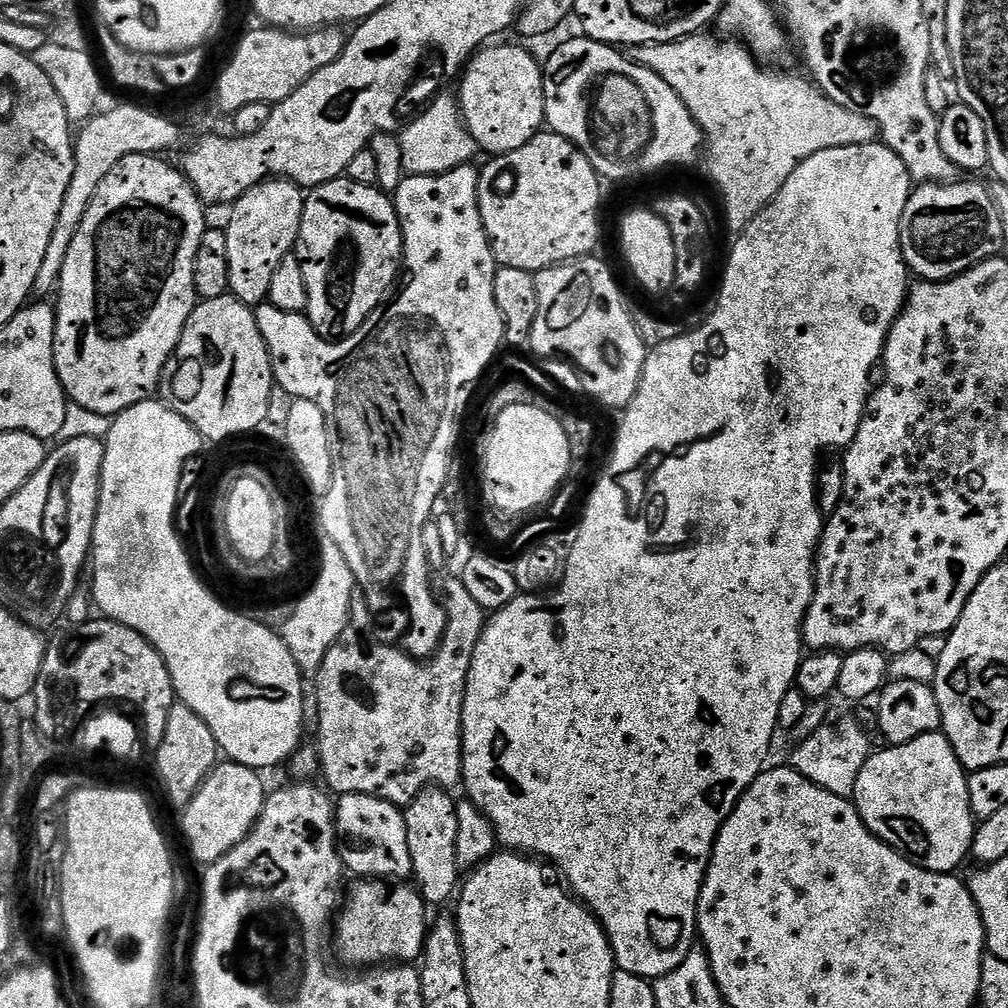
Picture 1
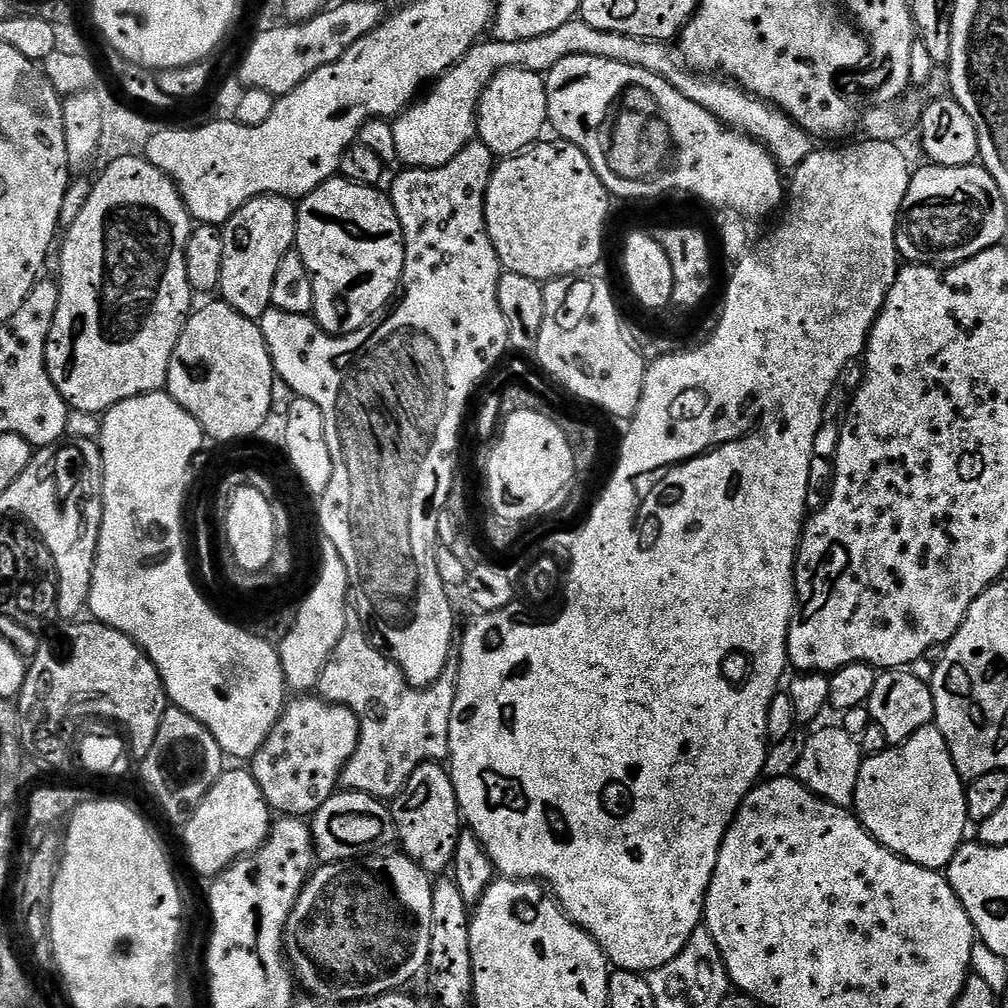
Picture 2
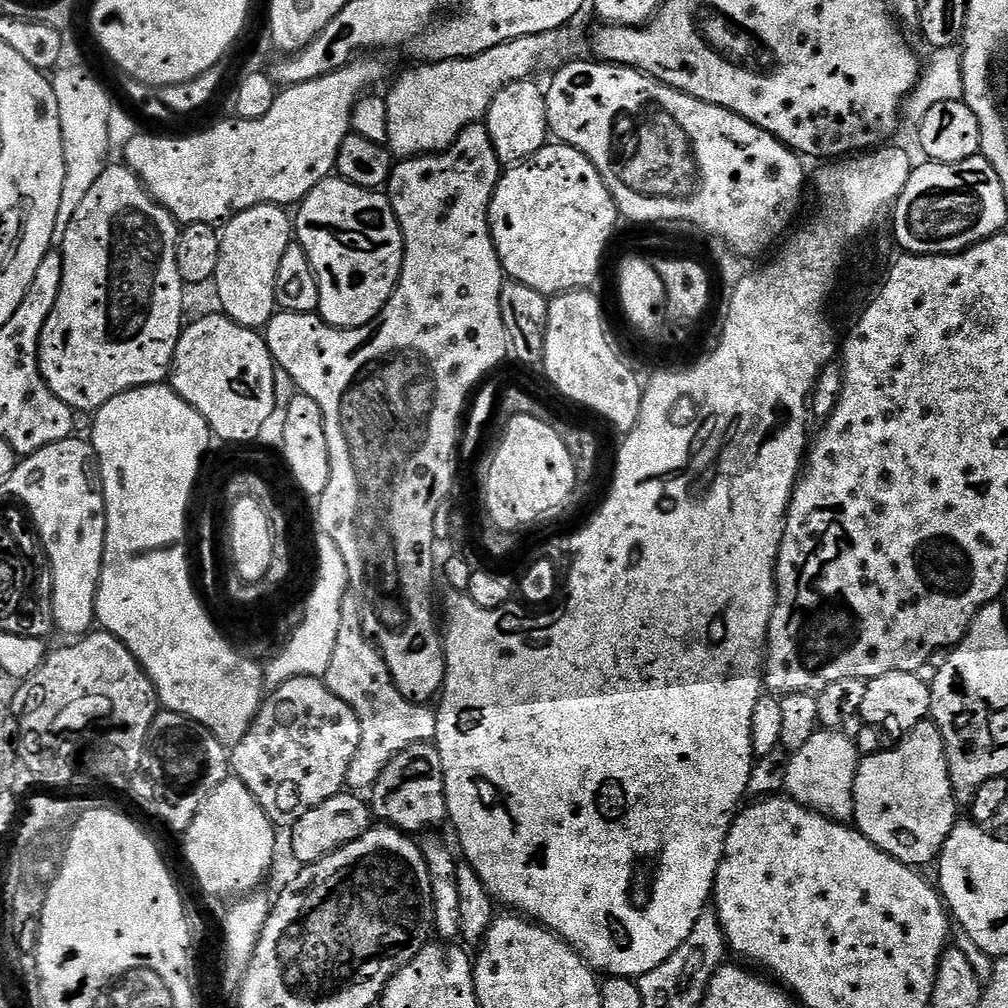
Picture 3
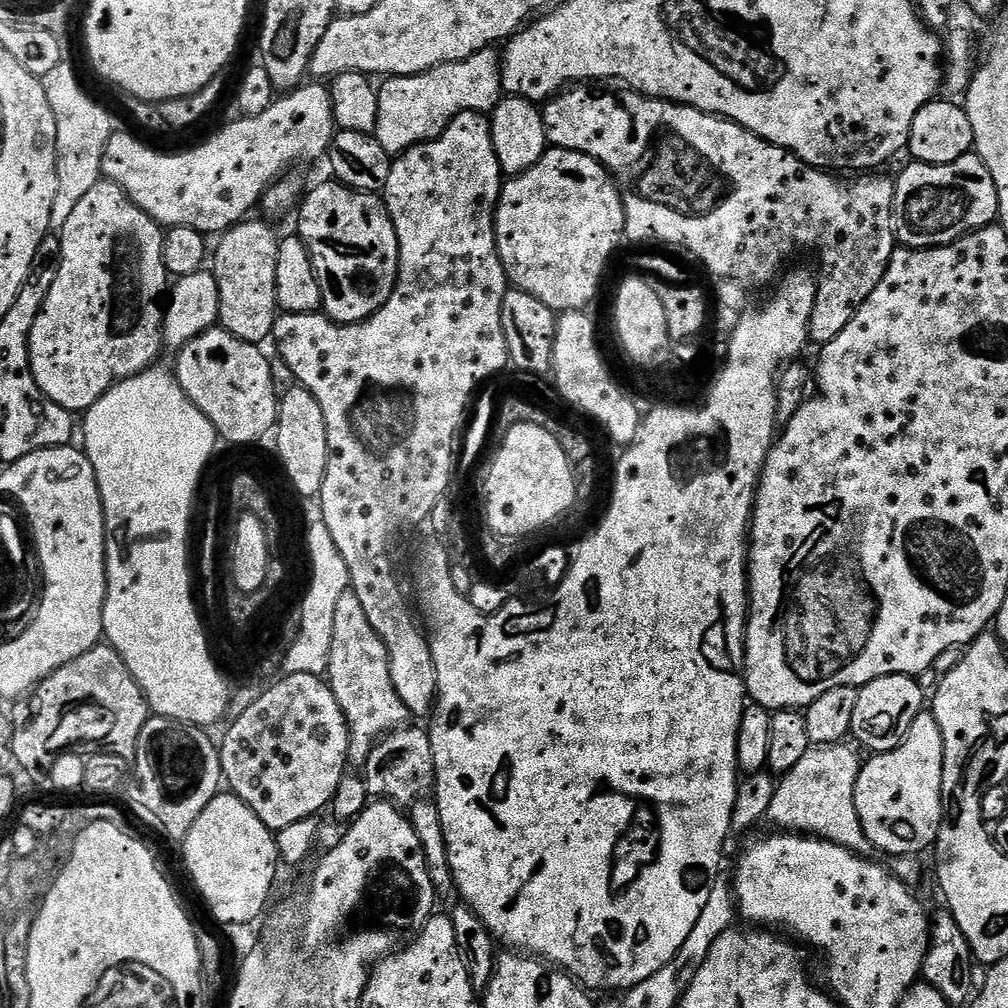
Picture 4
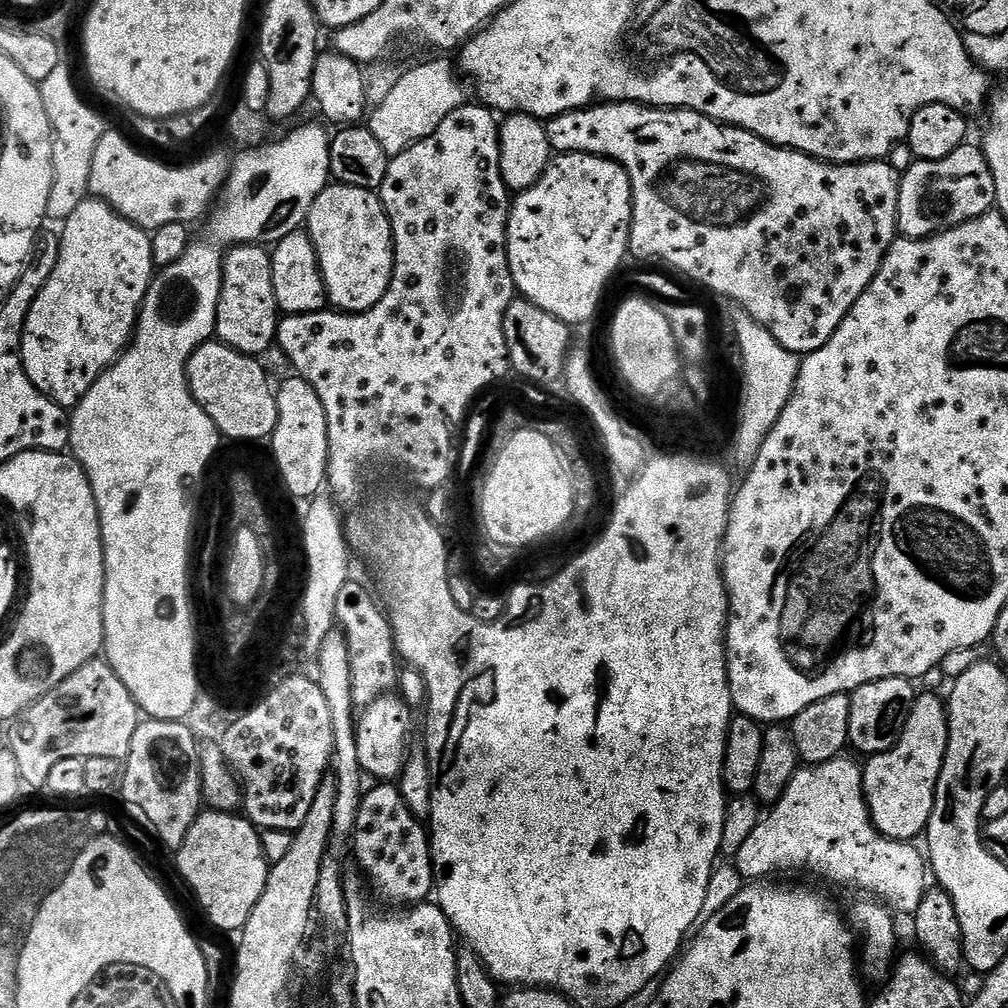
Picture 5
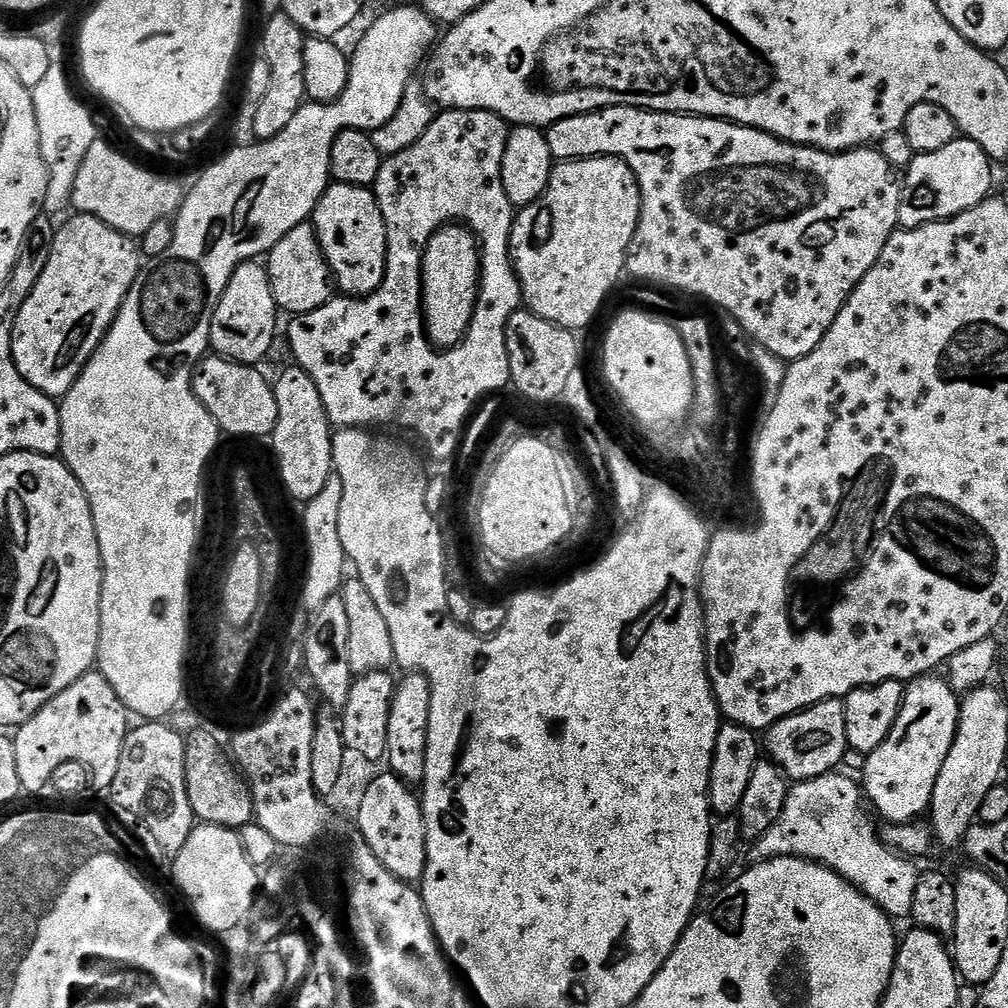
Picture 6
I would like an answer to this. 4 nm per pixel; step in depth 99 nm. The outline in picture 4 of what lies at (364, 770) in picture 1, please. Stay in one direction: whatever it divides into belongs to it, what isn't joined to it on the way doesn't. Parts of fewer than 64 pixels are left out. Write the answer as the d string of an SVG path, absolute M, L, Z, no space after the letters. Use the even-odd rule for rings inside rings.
M351 586L338 597L338 607L334 609L334 638L330 642L326 683L348 723L349 765L356 770L363 769L372 747L388 733L405 727L410 713L402 698L398 698L398 690L394 690L386 646L374 626L370 626L362 601Z

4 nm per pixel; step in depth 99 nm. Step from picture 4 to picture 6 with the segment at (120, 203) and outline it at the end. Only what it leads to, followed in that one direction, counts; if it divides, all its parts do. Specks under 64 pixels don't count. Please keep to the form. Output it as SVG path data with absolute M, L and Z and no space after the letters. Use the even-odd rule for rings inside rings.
M72 214L68 218L64 225L61 223L57 227L50 262L46 262L46 270L42 270L38 286L30 290L30 298L26 298L26 303L18 310L12 335L12 357L14 366L18 366L18 374L22 374L34 390L42 390L42 394L53 398L63 398L72 389L112 328L122 302L142 276L142 252L133 237L106 226L106 222L93 216Z

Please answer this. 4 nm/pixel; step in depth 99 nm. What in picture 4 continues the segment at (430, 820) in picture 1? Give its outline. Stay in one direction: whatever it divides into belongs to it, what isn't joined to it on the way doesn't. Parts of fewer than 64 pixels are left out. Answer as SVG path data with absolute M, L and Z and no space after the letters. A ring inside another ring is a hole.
M405 726L388 733L372 747L370 758L362 769L362 777L372 798L387 800L397 806L410 806L433 791L436 771L432 737L420 728Z

